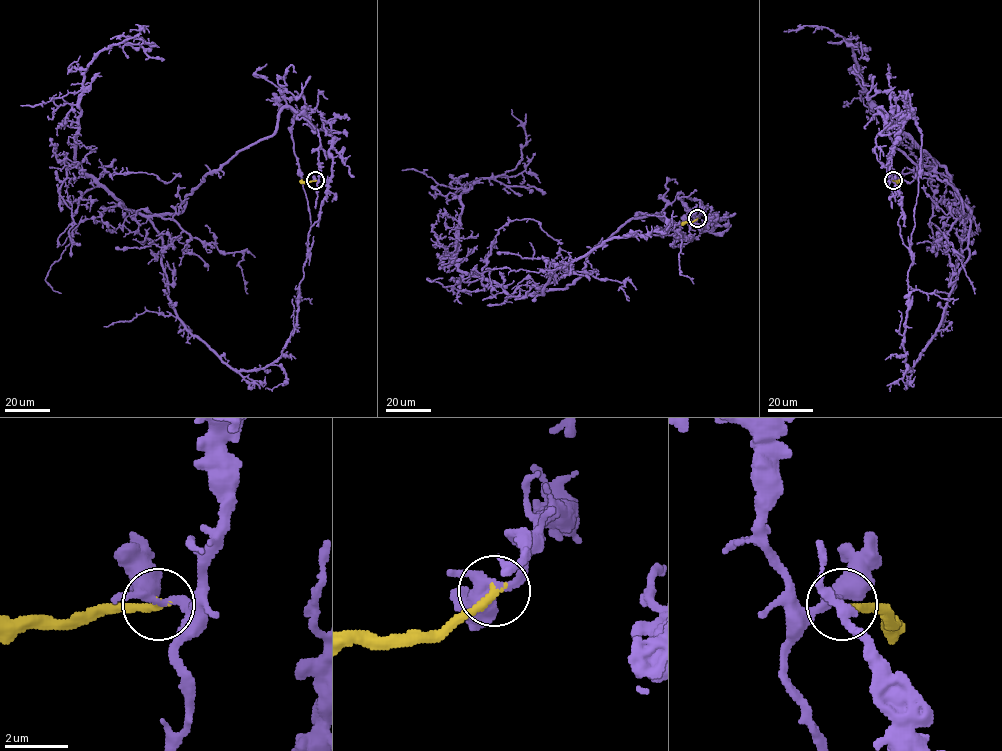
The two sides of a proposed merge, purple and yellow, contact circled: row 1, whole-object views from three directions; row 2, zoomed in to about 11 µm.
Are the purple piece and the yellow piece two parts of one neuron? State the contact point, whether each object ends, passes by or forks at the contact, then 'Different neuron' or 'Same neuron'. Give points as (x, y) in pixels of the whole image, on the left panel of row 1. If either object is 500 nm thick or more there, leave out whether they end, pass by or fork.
Place: (315, 180). At the ring purple forks. At the ring yellow ends. Same neuron

